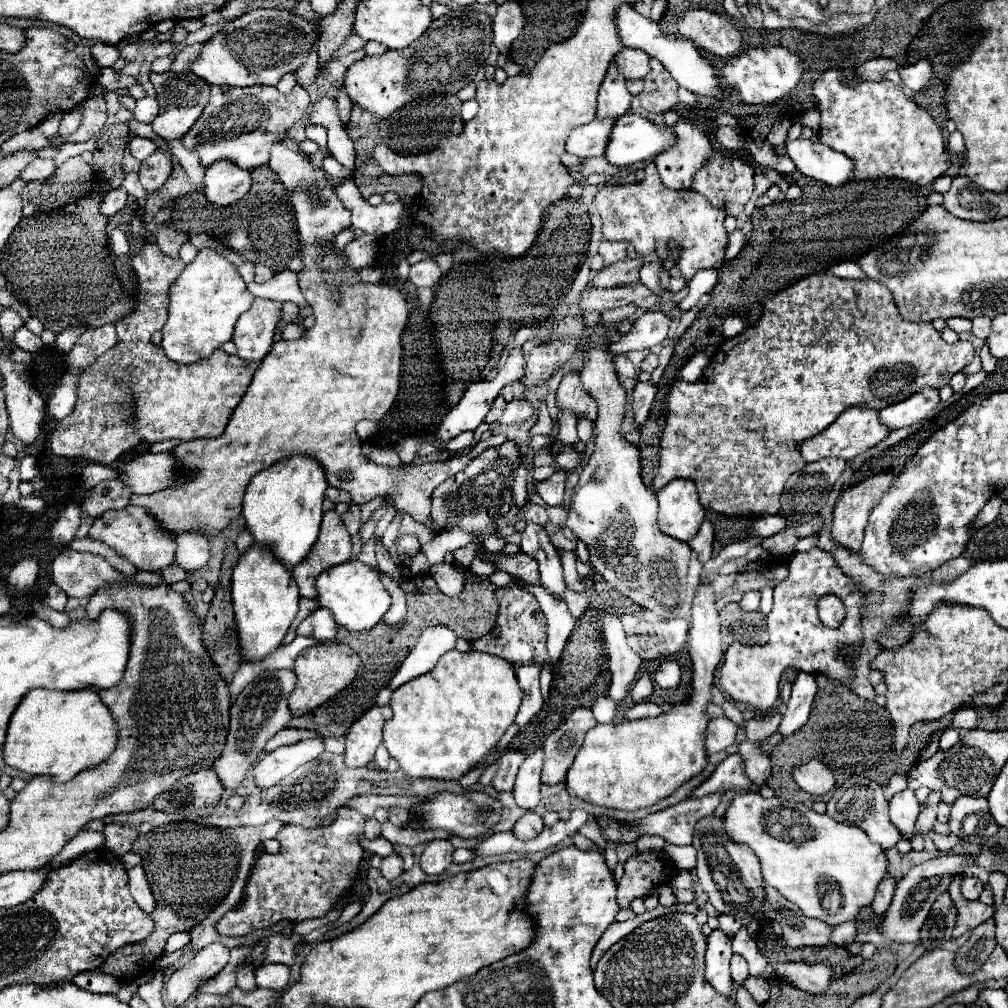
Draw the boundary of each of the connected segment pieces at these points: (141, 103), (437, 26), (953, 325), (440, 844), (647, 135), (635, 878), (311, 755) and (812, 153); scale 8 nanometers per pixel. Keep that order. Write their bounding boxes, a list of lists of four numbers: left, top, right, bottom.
[[133,98,159,124],[343,12,493,118],[947,318,971,334],[419,838,455,876],[605,114,677,166],[617,852,673,908],[255,738,323,788],[785,138,855,188]]

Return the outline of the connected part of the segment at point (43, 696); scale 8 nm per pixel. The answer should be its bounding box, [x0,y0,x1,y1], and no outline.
[3,690,117,782]

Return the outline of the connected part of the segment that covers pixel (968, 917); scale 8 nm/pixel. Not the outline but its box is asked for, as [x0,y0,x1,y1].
[951,874,995,936]

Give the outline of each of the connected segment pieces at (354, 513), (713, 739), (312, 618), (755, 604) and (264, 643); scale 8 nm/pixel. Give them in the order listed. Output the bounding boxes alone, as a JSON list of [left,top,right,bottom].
[[341,504,361,536],[705,718,737,754],[297,608,337,642],[739,592,761,610],[231,544,299,662]]

